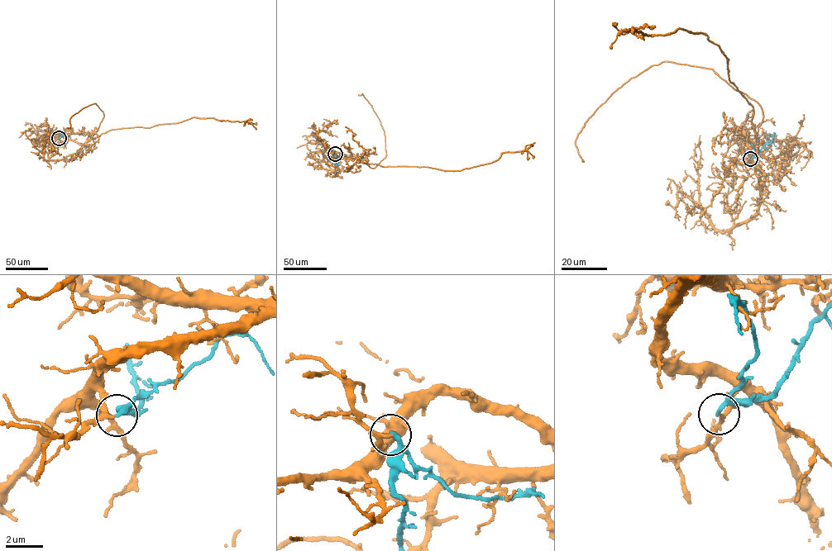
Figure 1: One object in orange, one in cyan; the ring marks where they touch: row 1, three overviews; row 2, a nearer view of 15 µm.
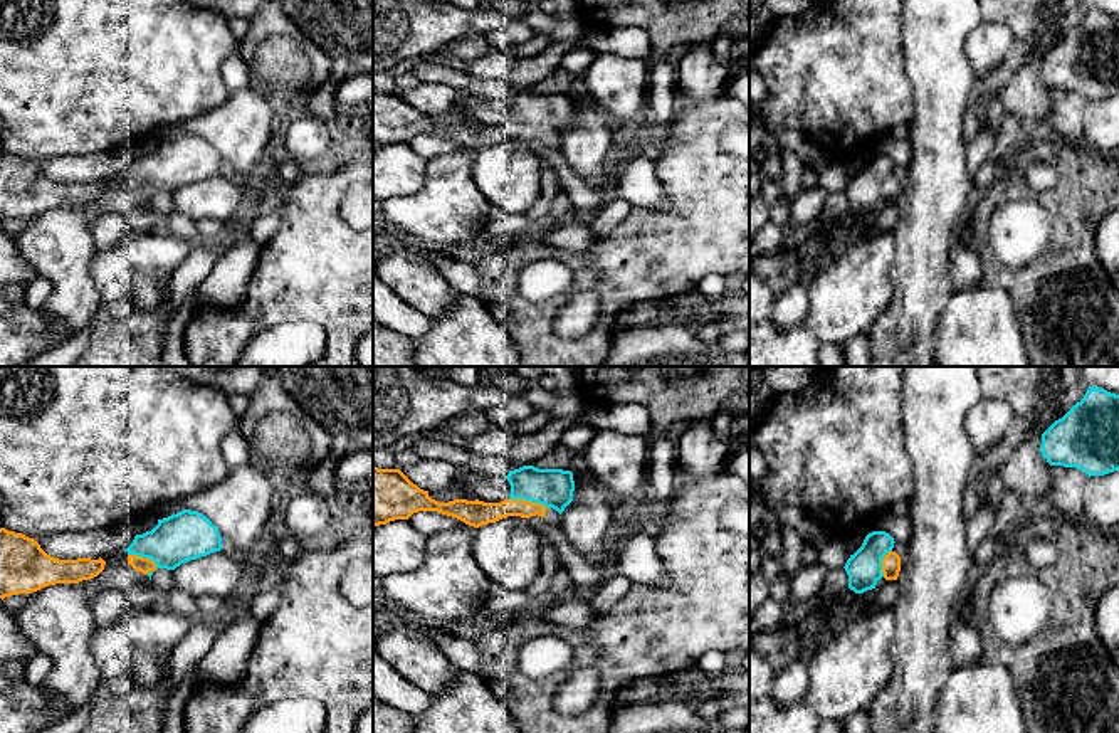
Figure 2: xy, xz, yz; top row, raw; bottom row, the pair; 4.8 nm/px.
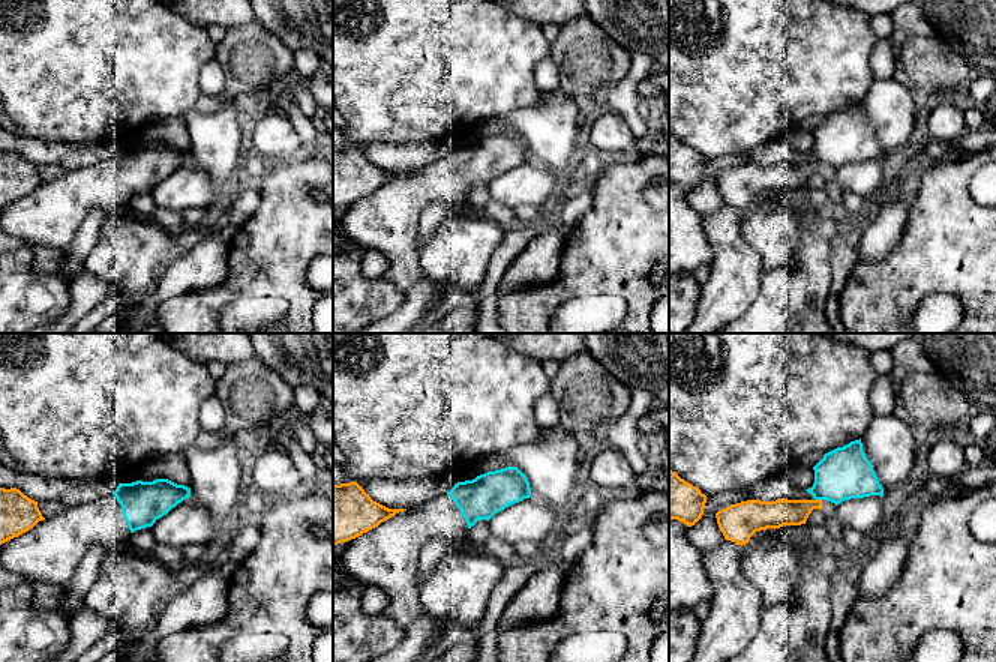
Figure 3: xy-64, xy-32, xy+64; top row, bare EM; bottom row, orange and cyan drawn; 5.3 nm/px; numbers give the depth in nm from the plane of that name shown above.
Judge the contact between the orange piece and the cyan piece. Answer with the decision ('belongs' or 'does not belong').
does not belong

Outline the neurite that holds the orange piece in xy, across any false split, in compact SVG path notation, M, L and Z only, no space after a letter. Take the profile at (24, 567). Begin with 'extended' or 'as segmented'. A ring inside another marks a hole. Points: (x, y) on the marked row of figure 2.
as segmented; M0 528L0 599L32 593L55 583L79 583L104 570L102 558L59 560L22 533Z

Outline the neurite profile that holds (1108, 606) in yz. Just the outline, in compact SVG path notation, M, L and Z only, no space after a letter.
M1114 585L1099 597L1095 630L1112 661L1119 666L1119 585Z

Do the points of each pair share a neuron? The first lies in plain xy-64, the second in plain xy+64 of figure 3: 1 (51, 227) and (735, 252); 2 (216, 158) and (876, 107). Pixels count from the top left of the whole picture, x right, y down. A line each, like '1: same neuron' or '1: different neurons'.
1: same neuron
2: same neuron

